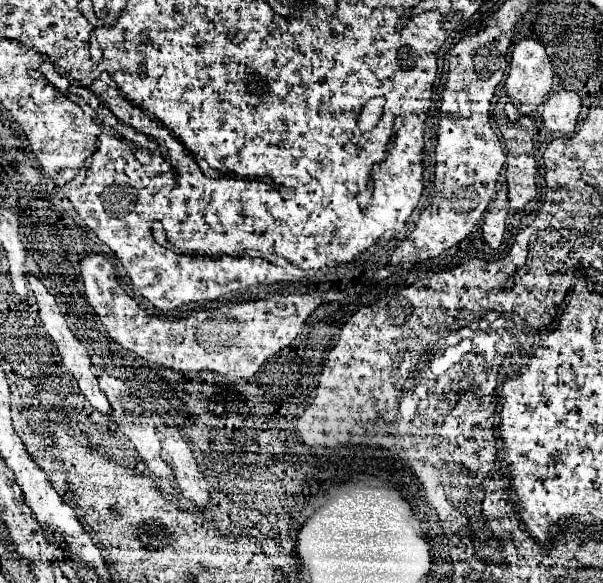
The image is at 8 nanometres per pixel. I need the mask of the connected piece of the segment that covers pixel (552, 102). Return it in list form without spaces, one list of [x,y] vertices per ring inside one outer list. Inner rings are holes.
[[[560,90],[546,98],[542,106],[542,122],[550,132],[570,134],[576,130],[581,108],[581,98],[576,92]]]

